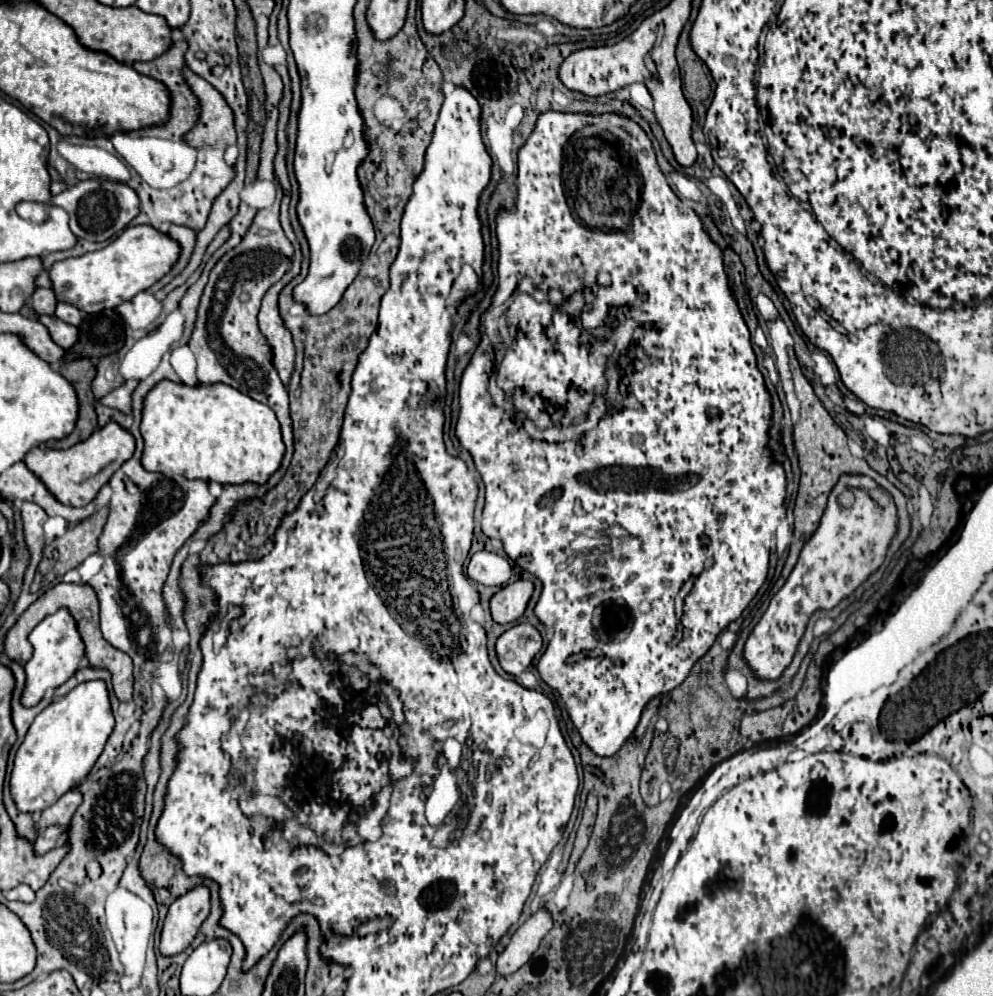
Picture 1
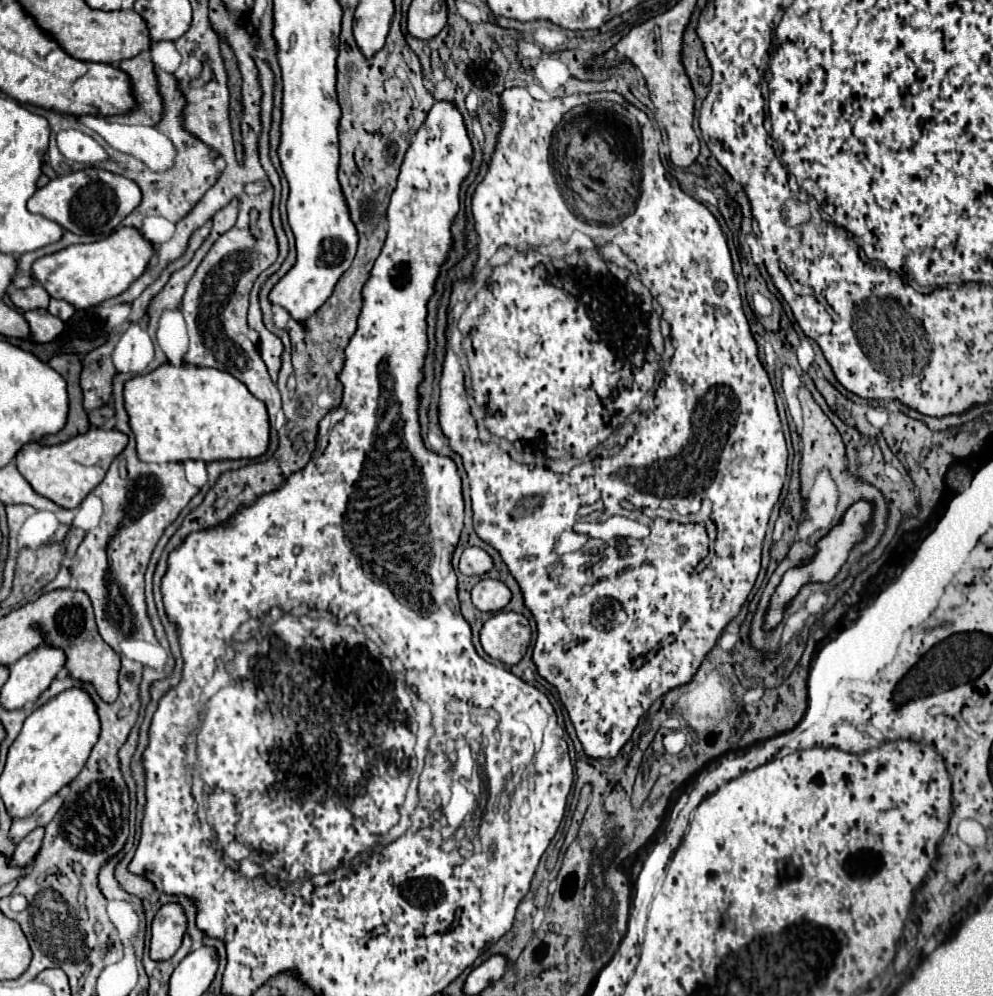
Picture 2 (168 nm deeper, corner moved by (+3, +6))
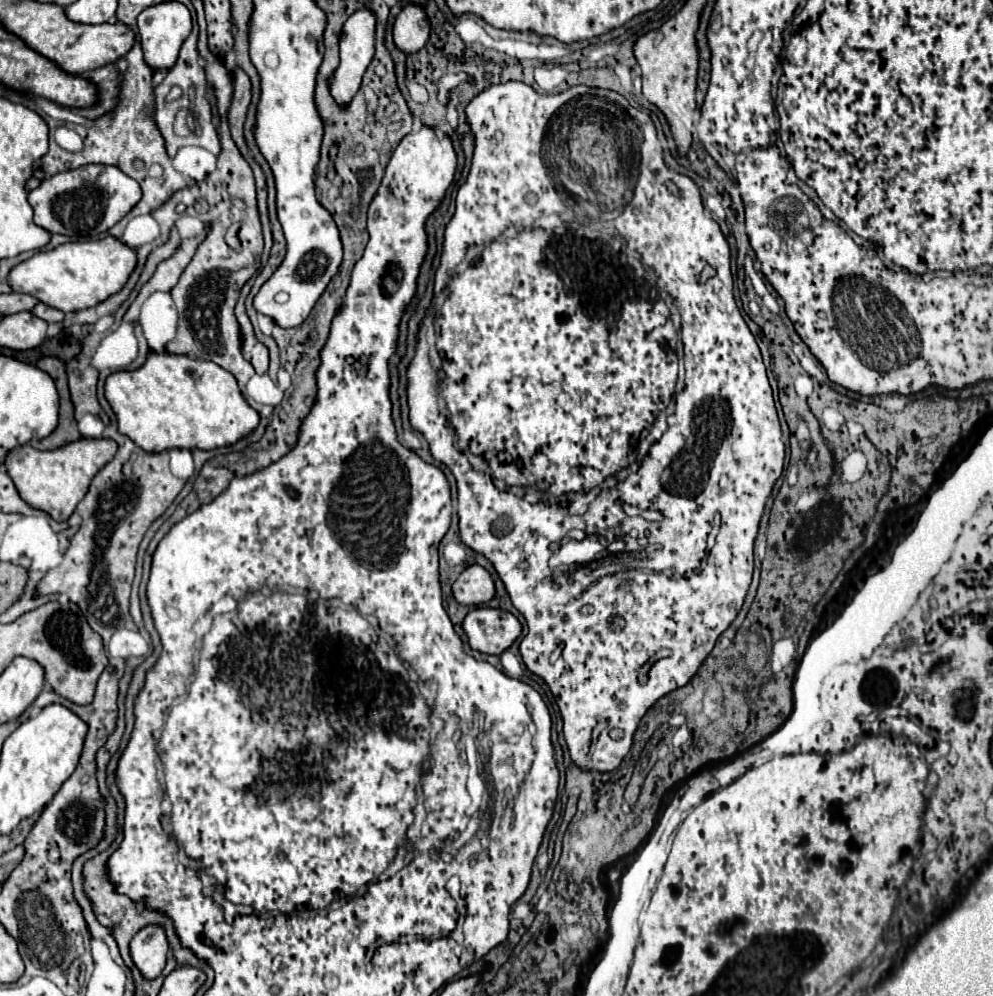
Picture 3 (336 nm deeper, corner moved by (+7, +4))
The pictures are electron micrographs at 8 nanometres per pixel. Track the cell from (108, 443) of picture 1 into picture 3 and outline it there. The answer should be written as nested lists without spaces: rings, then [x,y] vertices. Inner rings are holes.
[[[103,437],[79,439],[51,451],[39,451],[33,449],[31,445],[21,445],[9,451],[5,459],[5,467],[19,495],[31,507],[43,509],[55,521],[67,521],[75,511],[77,503],[85,497],[85,491],[89,491],[89,483],[93,481],[93,475],[97,475],[97,471],[105,467],[105,463],[109,463],[109,459],[113,459],[115,453],[117,453],[117,443],[113,443],[113,439],[103,439]]]

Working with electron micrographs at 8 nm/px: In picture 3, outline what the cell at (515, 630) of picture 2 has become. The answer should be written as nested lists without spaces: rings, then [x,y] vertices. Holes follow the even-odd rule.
[[[489,607],[471,611],[463,621],[463,629],[471,649],[485,655],[501,655],[521,635],[521,623],[513,613]]]

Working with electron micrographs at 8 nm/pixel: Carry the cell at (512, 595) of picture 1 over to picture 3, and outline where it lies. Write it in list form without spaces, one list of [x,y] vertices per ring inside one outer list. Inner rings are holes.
[[[471,565],[453,583],[453,595],[461,605],[467,607],[489,603],[495,597],[493,577],[481,565]]]

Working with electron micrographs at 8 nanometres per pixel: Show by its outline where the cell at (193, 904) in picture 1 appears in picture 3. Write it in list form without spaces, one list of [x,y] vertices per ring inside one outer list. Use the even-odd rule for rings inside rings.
[[[161,925],[143,927],[131,941],[131,957],[145,979],[155,979],[161,975],[167,961],[167,935]]]

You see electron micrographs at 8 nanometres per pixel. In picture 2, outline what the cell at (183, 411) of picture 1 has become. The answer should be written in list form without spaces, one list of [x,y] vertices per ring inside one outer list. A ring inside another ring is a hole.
[[[165,363],[165,365],[159,365],[155,371],[147,373],[145,377],[133,377],[133,379],[125,381],[123,397],[125,397],[125,411],[129,415],[129,427],[131,427],[133,435],[135,435],[137,453],[139,453],[141,461],[147,461],[147,463],[177,461],[177,463],[181,463],[185,459],[201,459],[201,461],[209,463],[209,461],[217,461],[217,459],[243,459],[243,457],[253,459],[253,457],[259,457],[259,455],[263,455],[267,451],[267,445],[269,445],[269,417],[267,417],[265,403],[259,401],[257,397],[253,397],[249,393],[249,389],[227,371],[219,371],[219,369],[213,369],[213,367],[195,367],[195,365],[173,367],[171,363]]]

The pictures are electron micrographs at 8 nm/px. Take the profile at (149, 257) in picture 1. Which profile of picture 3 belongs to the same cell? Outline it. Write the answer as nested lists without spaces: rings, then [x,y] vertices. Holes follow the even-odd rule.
[[[107,235],[105,239],[63,243],[53,251],[35,253],[9,273],[9,285],[15,293],[29,293],[41,303],[61,309],[63,313],[95,307],[107,297],[121,291],[137,265],[137,253],[121,239]]]

